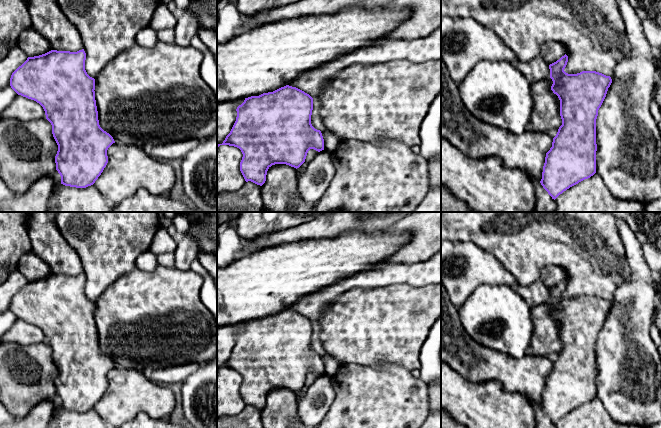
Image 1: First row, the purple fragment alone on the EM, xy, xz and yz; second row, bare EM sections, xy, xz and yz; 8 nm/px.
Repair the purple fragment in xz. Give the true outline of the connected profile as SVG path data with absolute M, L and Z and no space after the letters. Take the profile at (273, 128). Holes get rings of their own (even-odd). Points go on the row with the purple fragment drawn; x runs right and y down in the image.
M289 85L281 87L273 92L263 93L259 96L251 96L245 98L244 102L241 105L239 105L236 109L237 117L230 133L226 136L222 144L217 143L217 149L220 145L229 145L239 148L243 154L242 160L240 162L240 171L245 181L246 182L251 181L257 185L262 186L266 181L267 171L272 165L286 164L297 169L305 162L307 153L310 149L314 149L318 152L324 150L324 139L322 133L320 130L315 129L311 124L312 110L313 110L313 98L304 91Z

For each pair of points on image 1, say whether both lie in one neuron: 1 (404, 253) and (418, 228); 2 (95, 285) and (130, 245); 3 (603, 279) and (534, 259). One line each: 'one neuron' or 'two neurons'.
1: one neuron
2: one neuron
3: one neuron

